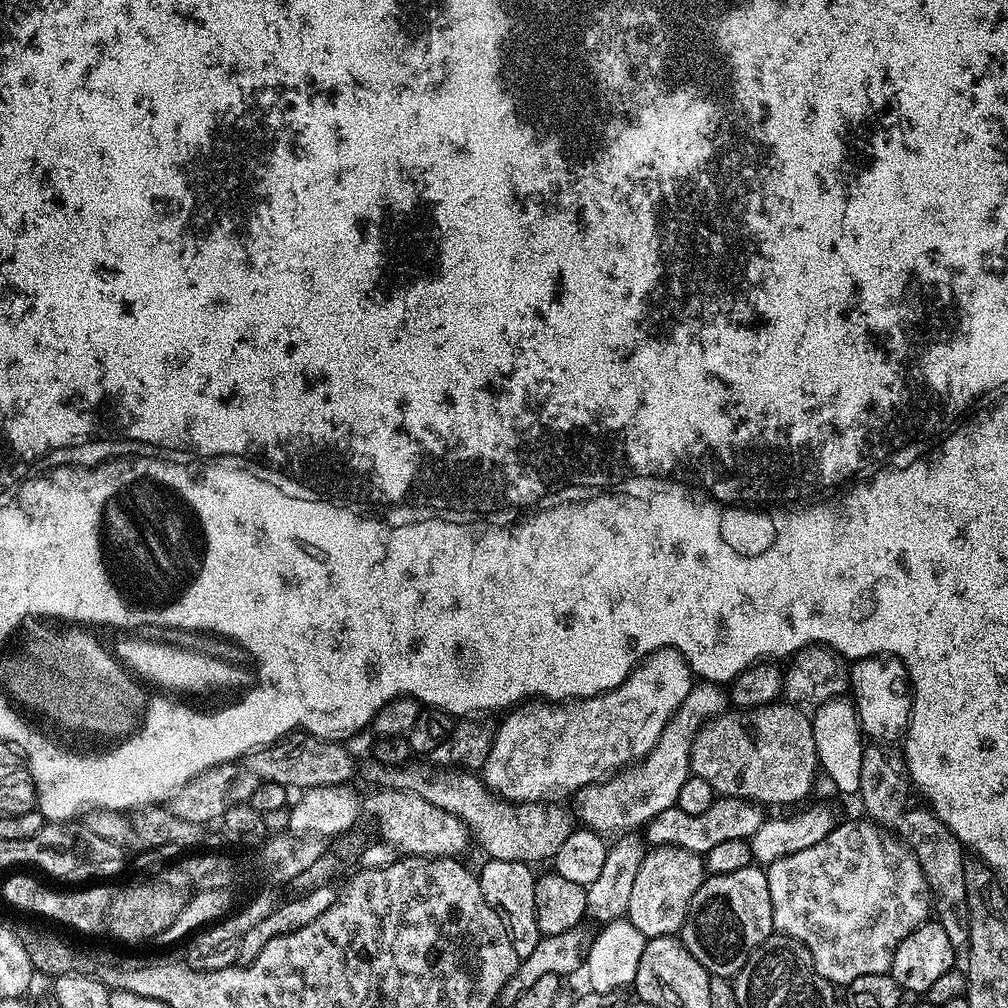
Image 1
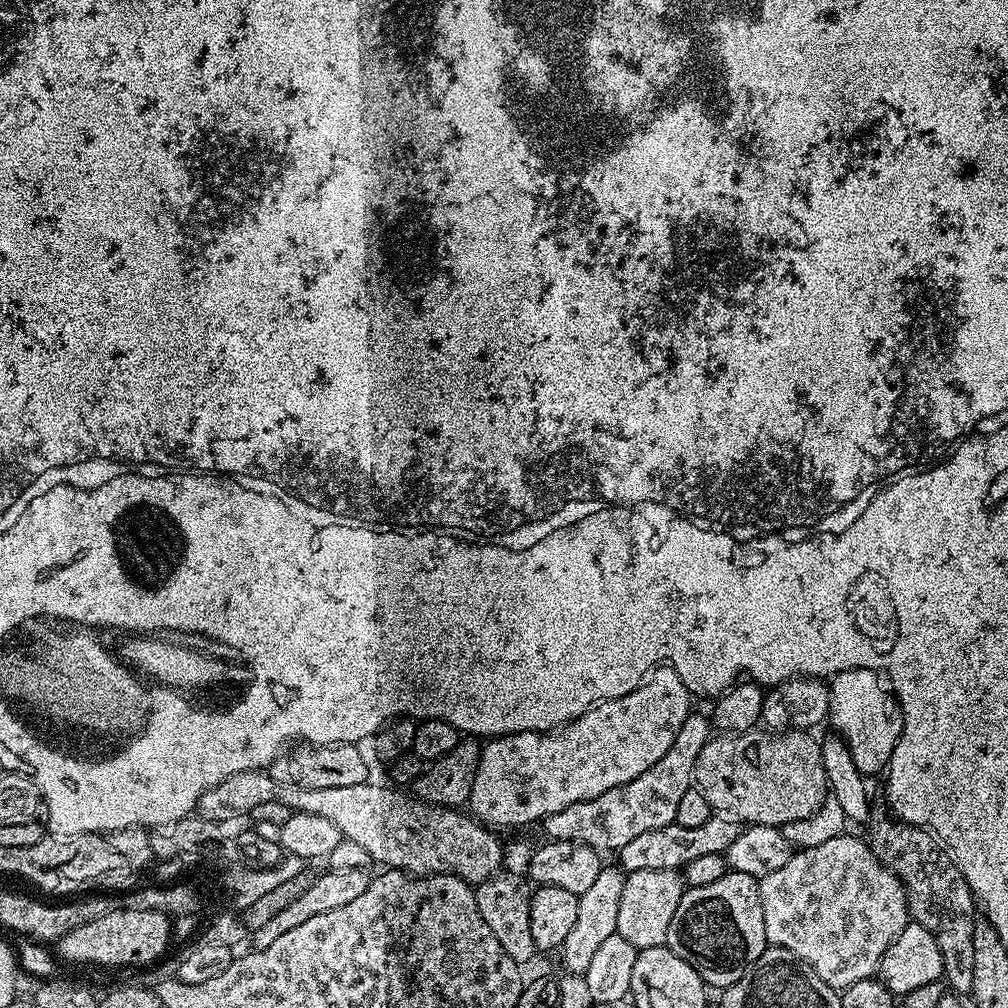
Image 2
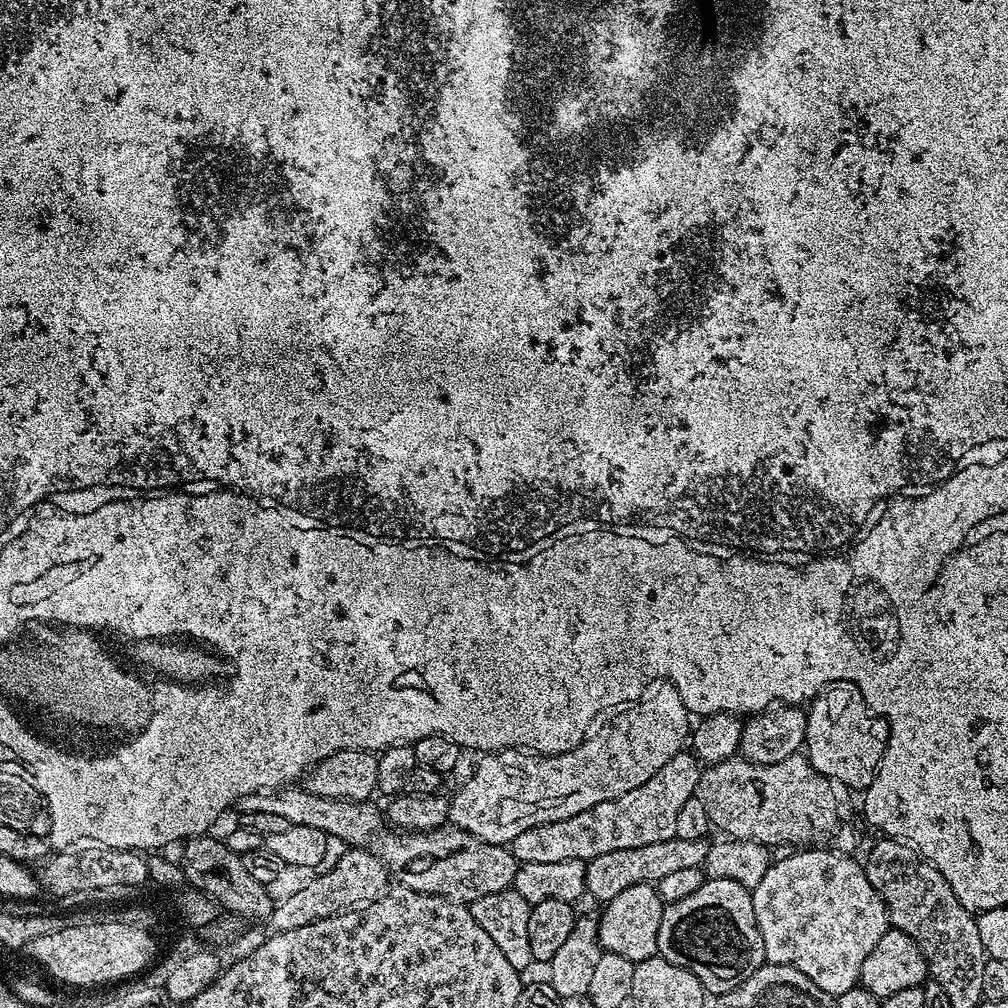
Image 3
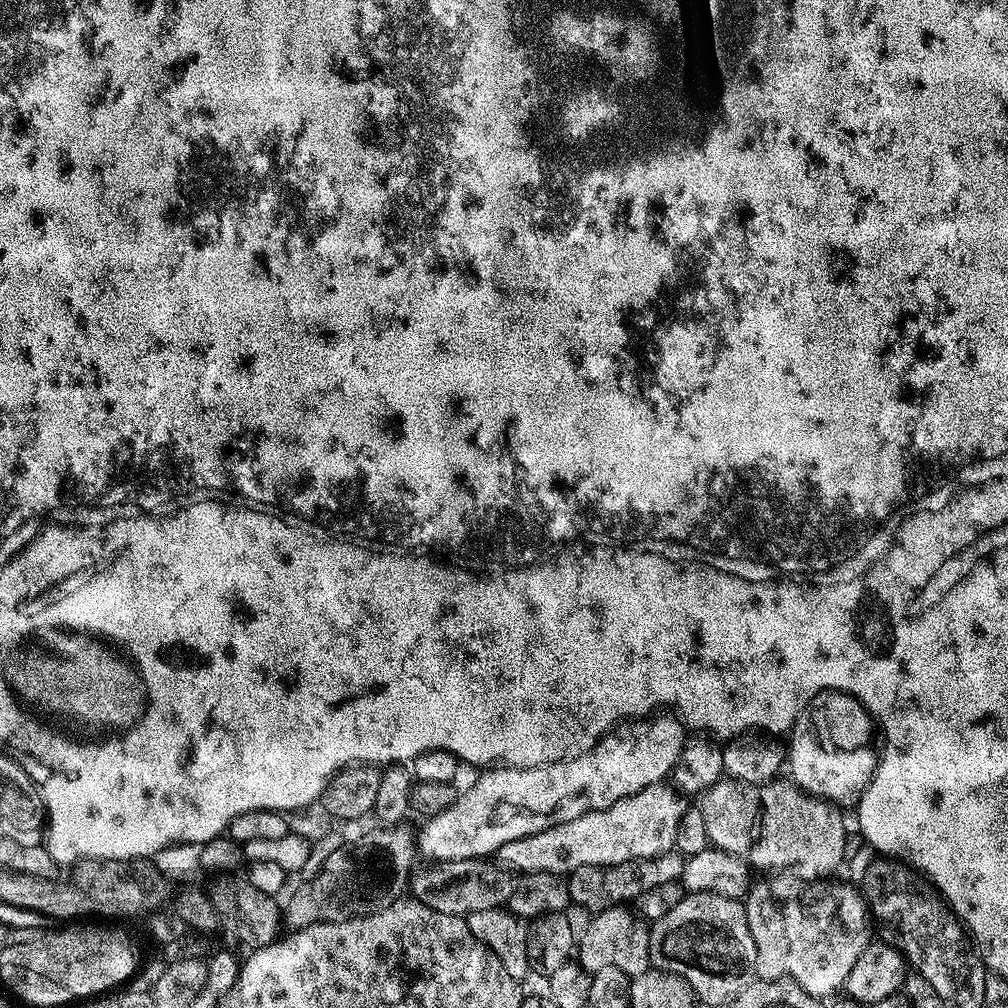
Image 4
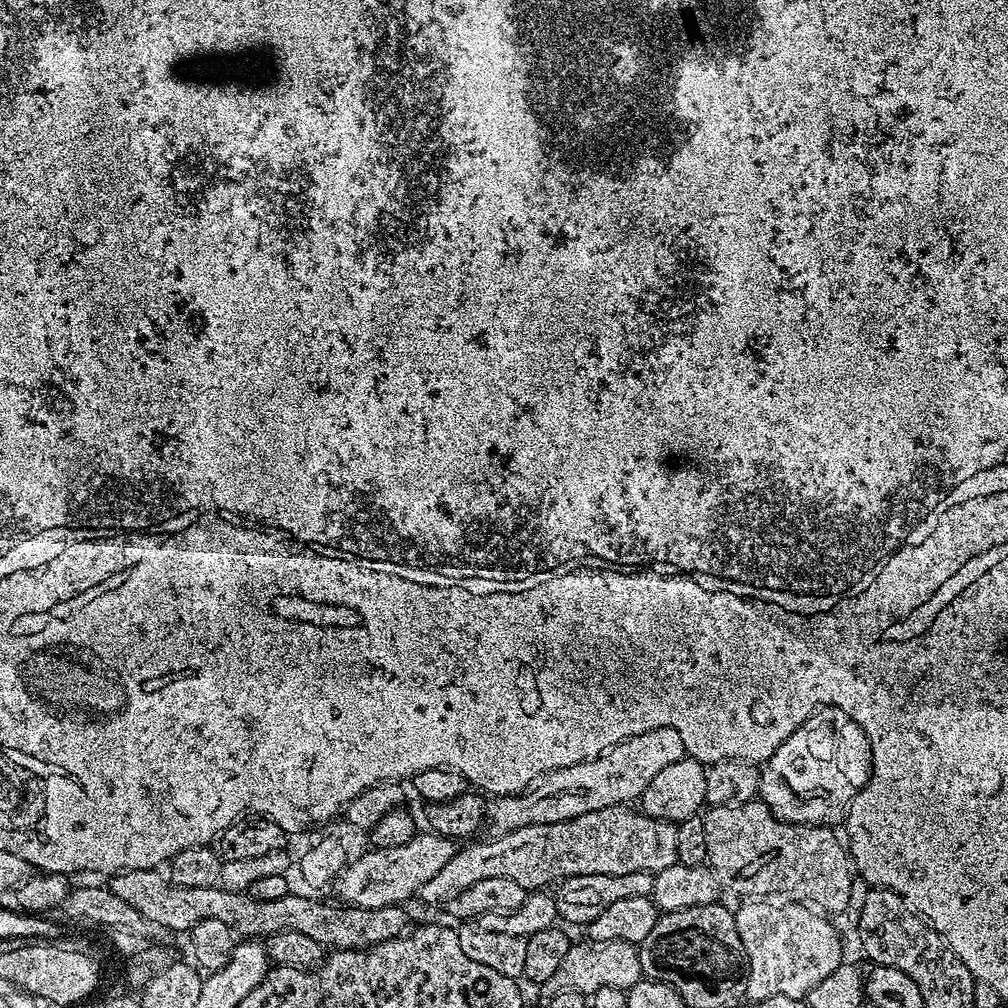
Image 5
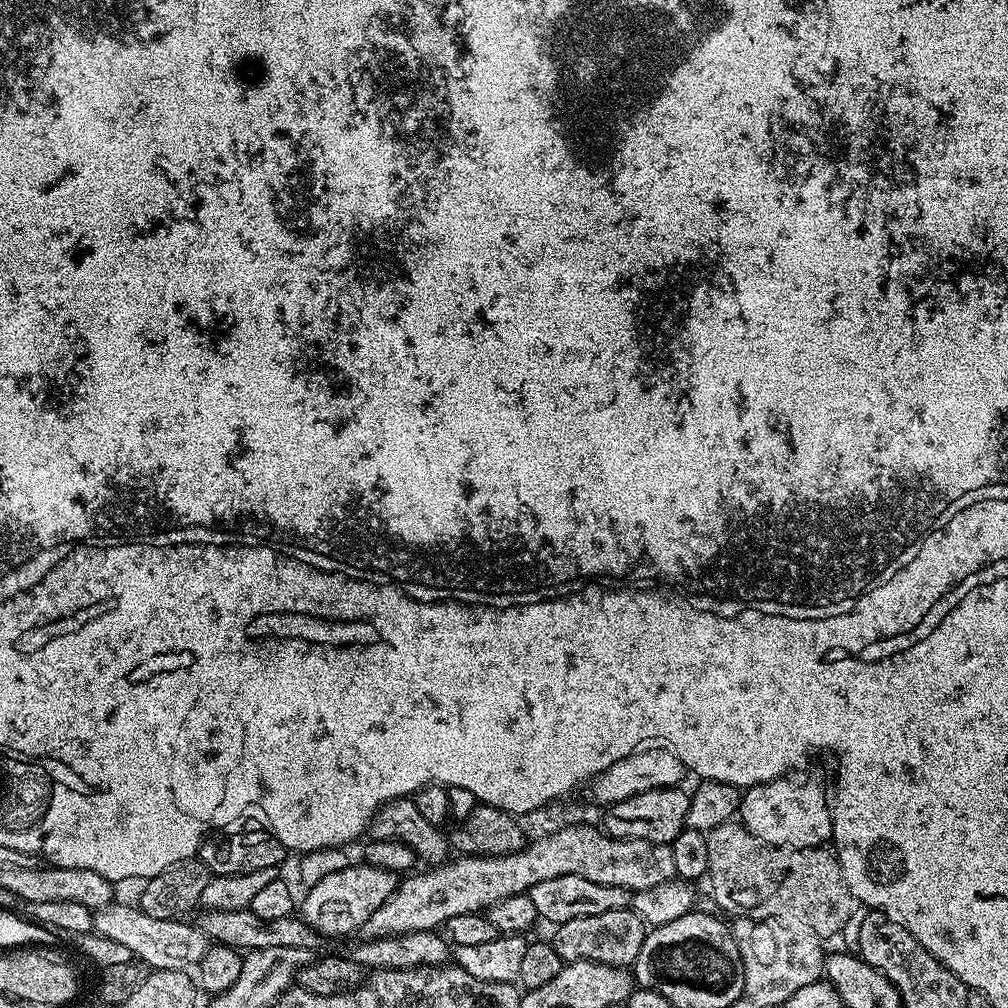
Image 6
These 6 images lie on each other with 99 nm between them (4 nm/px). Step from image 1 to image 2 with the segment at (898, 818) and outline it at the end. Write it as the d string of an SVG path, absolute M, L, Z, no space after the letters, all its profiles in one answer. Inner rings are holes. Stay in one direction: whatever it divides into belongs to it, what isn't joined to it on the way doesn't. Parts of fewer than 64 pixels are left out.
M895 818L887 819L870 835L872 853L904 883L909 917L935 934L938 950L942 950L943 979L947 987L957 994L971 993L971 983L974 982L972 935L978 919L978 905L970 886L948 853L938 847L938 841L932 833L912 824L902 824Z

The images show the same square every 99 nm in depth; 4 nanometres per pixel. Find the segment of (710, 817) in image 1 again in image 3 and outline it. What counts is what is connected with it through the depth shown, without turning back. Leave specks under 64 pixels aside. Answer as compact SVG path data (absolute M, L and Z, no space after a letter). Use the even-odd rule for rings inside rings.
M673 836L670 840L650 842L650 846L634 846L630 850L610 850L610 854L598 854L584 865L585 893L600 902L607 902L635 884L655 885L673 870L700 868L708 853L708 845L707 839L687 840Z

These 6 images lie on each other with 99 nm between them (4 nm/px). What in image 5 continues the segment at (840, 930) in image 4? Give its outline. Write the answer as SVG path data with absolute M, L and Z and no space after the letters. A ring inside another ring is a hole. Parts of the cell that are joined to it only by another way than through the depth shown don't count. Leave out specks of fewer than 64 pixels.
M752 898L739 909L735 909L734 915L736 917L736 925L738 926L738 934L742 938L742 946L748 955L748 990L746 993L749 1001L755 1002L757 1000L765 1000L766 998L774 998L775 996L789 996L795 1000L807 997L810 990L814 990L814 986L818 986L818 982L822 982L822 978L830 978L830 974L834 974L834 970L842 962L840 956L844 952L844 948L840 945L840 936L836 933L836 928L831 924L827 915L821 914L816 910L808 910L812 912L772 912L772 904L768 898Z

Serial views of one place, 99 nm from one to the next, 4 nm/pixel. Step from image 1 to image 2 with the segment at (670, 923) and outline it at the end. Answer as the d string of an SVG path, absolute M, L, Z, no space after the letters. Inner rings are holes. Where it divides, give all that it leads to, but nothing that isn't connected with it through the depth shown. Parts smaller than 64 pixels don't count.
M675 868L627 873L618 906L617 935L626 938L626 942L630 942L637 950L661 947L670 926L670 918L674 918L674 910L678 910L678 902L685 891L683 875Z

